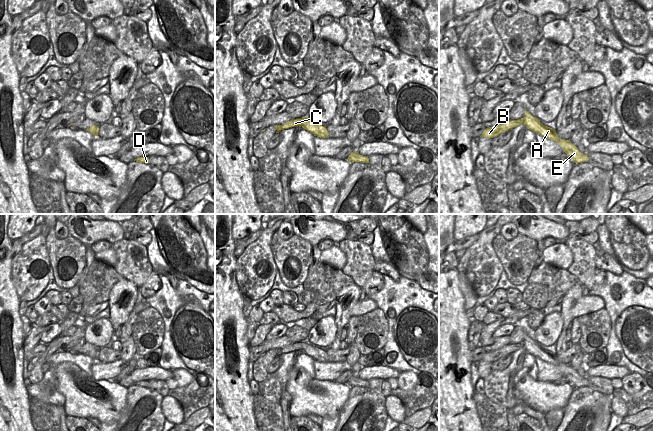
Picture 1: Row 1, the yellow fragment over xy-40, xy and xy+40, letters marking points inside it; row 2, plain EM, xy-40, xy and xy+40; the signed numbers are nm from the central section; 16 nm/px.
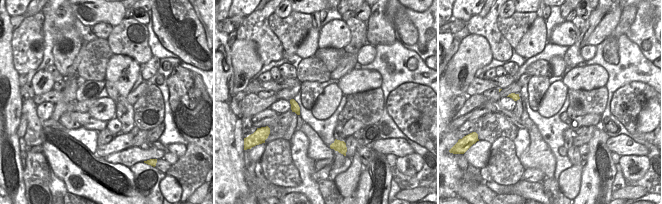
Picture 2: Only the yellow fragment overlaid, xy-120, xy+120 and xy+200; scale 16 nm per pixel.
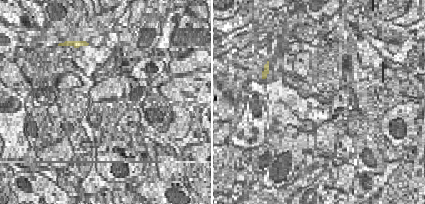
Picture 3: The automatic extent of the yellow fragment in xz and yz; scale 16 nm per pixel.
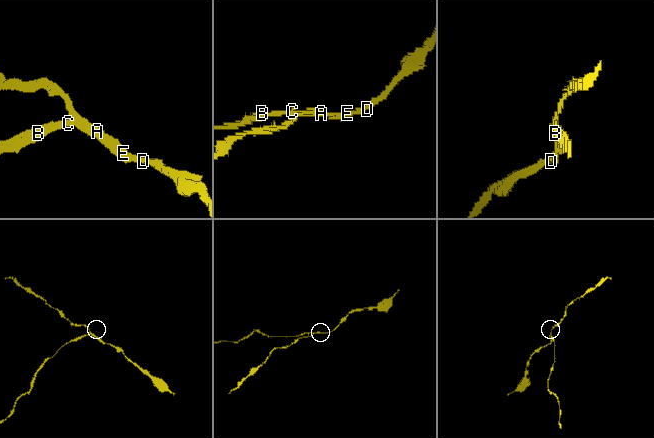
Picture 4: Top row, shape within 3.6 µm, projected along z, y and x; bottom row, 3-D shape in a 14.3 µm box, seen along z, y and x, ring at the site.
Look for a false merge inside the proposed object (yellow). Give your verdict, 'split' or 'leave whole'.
split

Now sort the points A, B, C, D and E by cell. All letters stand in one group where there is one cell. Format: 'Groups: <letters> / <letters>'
Groups: A D E / B C

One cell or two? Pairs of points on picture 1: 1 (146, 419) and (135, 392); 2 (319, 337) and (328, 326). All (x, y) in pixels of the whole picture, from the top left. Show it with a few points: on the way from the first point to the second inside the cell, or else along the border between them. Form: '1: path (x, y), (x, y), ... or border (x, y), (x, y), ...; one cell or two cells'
1: path (143, 412), (143, 404), (139, 399); one cell
2: path (322, 335), (325, 329); one cell

